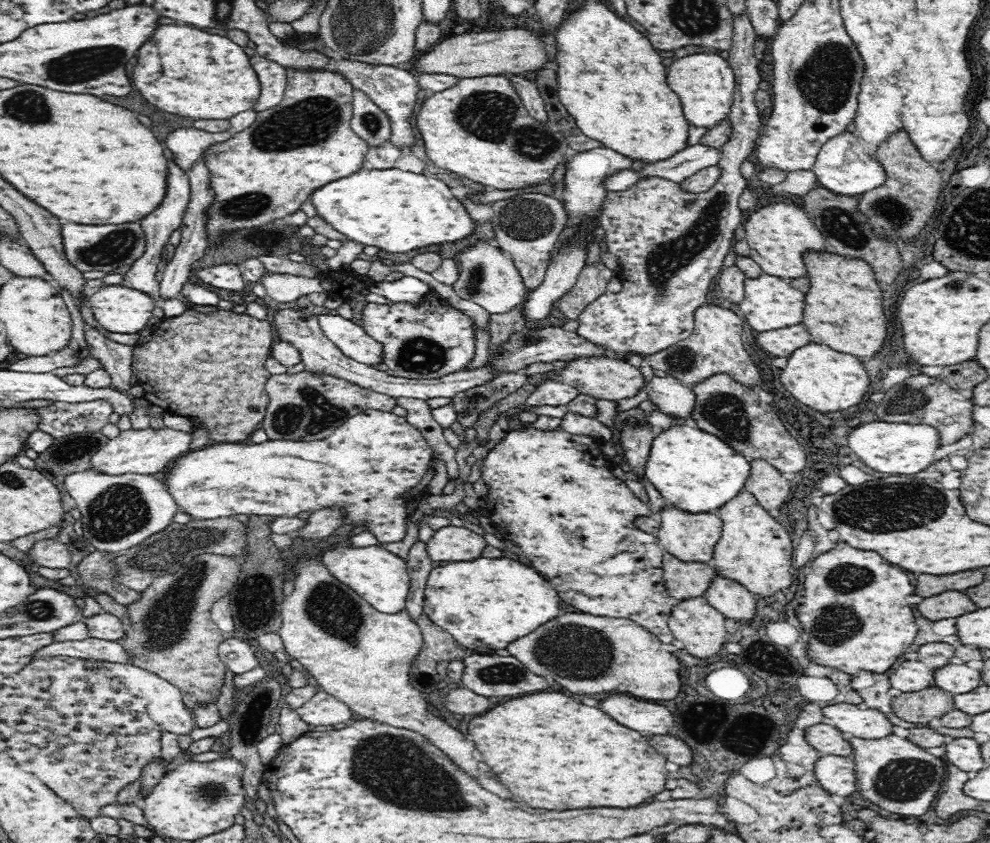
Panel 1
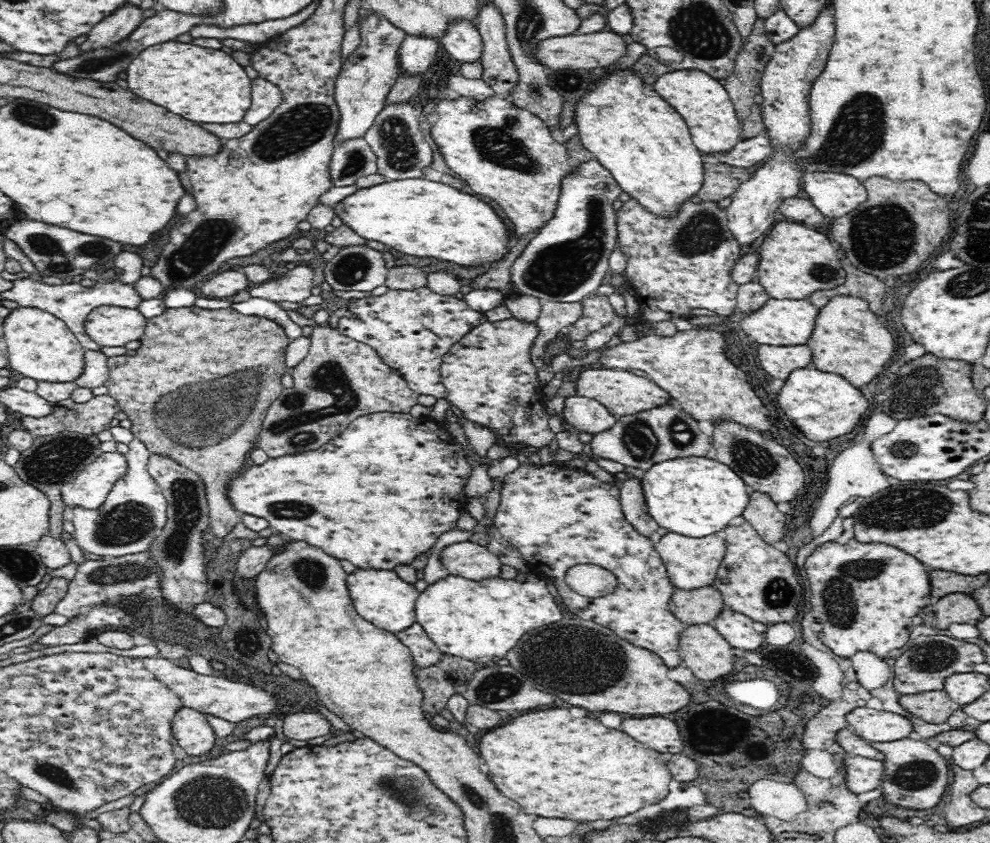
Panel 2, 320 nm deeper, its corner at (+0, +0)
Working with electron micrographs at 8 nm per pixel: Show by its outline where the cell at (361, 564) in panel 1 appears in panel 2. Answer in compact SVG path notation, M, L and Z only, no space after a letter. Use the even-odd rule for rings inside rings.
M356 568L355 572L347 574L347 591L352 604L364 620L372 621L382 629L394 633L410 628L416 621L415 604L420 594L414 585L403 582L394 569L386 568Z

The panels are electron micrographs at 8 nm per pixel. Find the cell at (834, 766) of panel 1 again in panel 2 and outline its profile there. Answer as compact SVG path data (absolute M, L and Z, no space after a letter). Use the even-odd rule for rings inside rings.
M844 756L842 760L843 782L850 791L856 794L876 790L882 780L882 761L866 758L864 756Z

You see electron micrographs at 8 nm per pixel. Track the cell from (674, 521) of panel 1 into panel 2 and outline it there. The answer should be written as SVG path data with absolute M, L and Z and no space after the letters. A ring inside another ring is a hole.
M668 532L656 545L656 550L663 561L670 576L670 583L678 589L698 589L712 585L717 570L725 556L725 539L721 534L712 533L711 536L688 537L680 533Z

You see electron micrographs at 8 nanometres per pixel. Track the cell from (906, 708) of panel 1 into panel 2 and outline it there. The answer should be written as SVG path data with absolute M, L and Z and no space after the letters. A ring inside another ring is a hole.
M945 689L901 695L898 702L912 715L932 724L946 722L950 714L960 708L960 705L949 697Z

